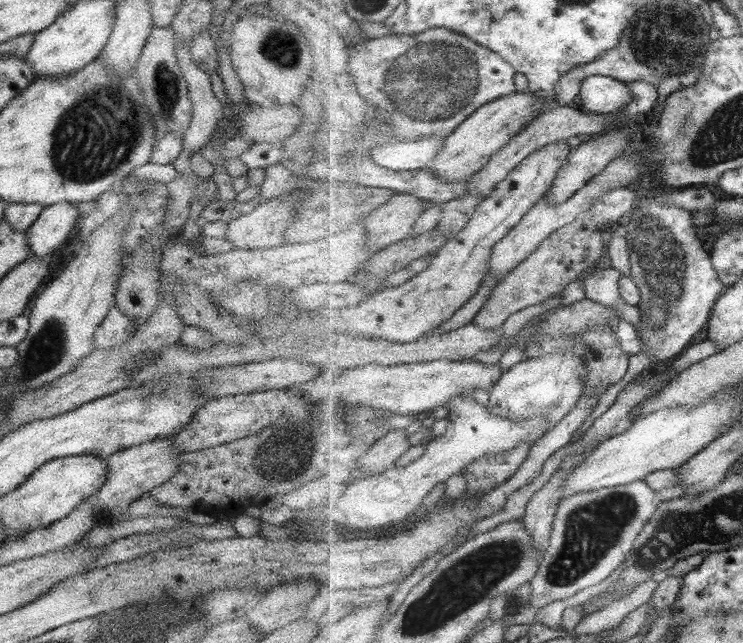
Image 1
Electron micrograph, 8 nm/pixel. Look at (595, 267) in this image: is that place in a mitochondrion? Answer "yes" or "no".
no

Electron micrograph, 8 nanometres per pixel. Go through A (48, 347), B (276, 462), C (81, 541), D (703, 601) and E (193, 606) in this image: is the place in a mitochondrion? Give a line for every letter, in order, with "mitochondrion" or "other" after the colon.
A: mitochondrion
B: mitochondrion
C: other
D: other
E: other

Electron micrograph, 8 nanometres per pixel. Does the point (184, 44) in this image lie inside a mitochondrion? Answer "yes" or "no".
no

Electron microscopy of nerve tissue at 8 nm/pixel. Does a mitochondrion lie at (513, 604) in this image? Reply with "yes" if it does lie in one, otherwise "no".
yes

